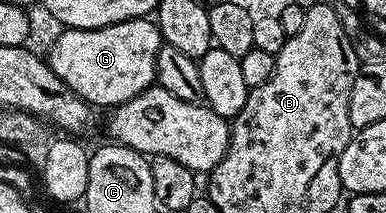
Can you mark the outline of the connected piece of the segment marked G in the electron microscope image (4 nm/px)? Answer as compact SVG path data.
M152 18L128 19L99 29L74 27L62 32L49 47L49 68L94 108L112 109L154 86L156 57L163 40L161 30Z

